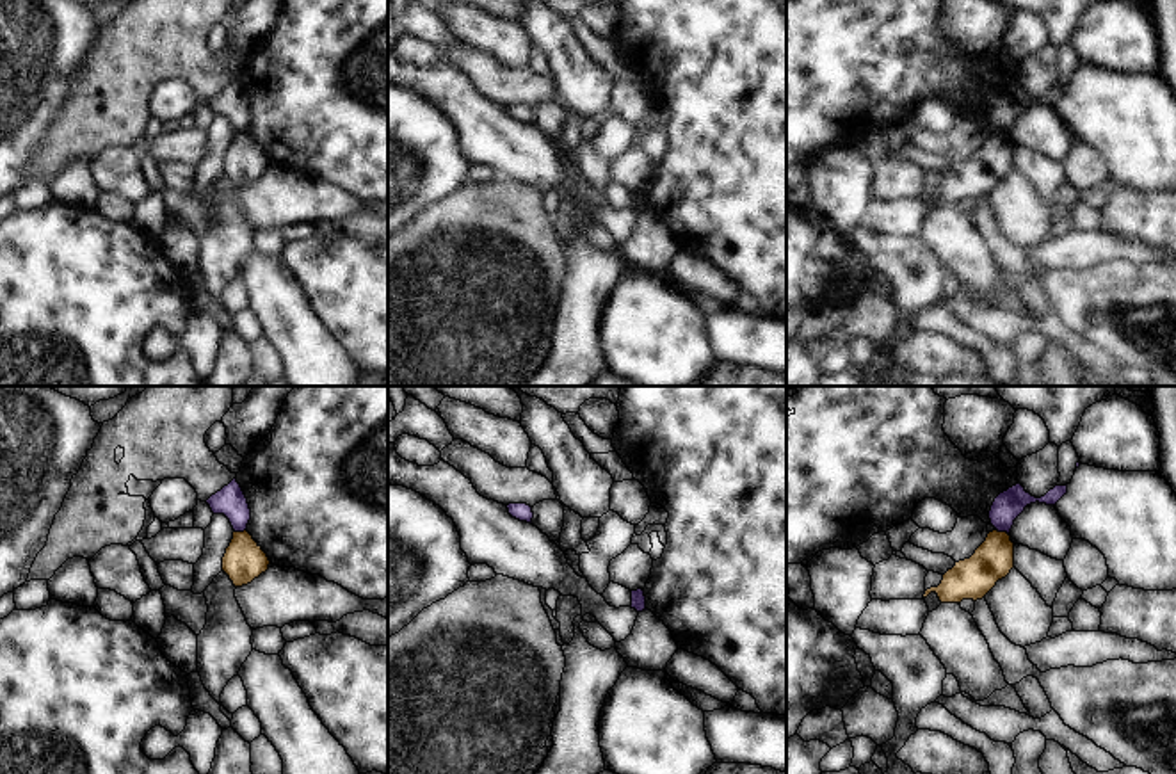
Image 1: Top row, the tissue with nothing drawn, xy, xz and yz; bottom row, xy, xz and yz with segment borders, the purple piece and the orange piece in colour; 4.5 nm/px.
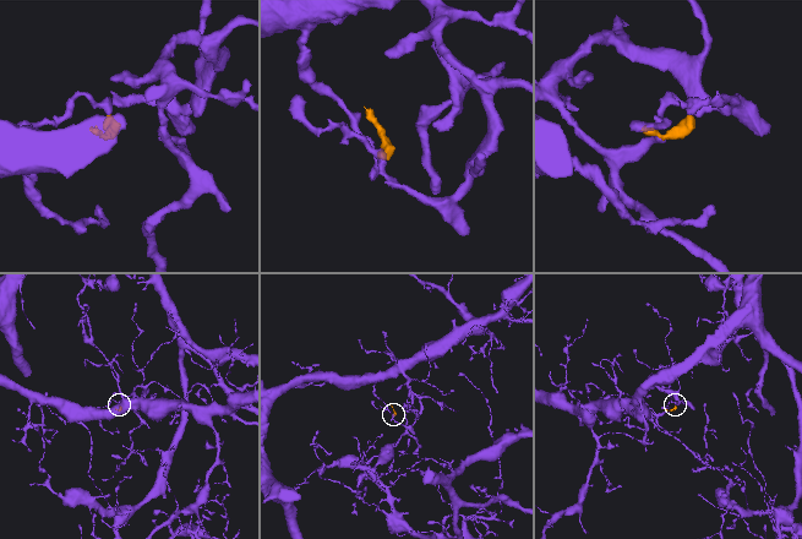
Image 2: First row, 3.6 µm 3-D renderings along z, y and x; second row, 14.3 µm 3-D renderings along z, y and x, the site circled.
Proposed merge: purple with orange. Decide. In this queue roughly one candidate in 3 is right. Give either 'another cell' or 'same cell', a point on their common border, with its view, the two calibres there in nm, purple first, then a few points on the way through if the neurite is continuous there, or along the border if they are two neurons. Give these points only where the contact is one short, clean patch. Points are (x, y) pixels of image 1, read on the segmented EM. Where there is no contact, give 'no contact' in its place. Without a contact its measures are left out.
another cell; contact yz (1002, 531); calibres 140 and 180 nm; border yz (997, 529), (1007, 534)

